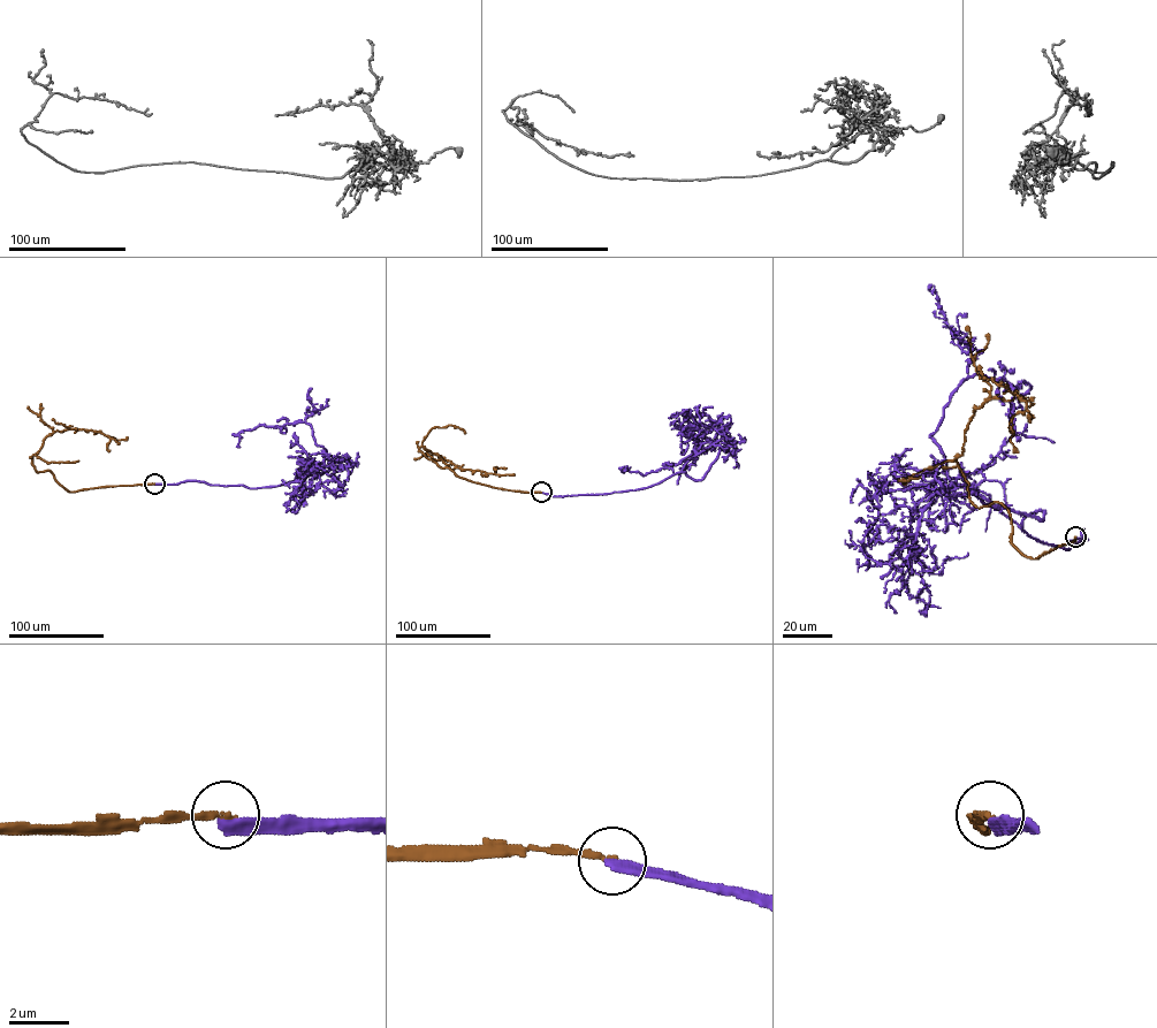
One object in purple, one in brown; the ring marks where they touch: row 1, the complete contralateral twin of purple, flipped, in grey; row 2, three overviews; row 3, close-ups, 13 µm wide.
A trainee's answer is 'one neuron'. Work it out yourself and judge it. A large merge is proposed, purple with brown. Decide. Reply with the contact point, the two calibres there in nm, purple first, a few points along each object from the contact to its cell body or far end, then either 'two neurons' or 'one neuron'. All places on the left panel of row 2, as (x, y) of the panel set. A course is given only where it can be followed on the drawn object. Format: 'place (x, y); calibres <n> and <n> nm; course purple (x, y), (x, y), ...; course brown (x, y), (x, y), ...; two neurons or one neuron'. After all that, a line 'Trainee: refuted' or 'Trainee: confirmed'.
place (154, 484); calibres 300 and 200 nm; course purple (154, 484), (280, 486), (322, 464), (326, 452), (304, 421), (243, 431), (234, 434), (240, 438), (236, 447); course brown (154, 484), (69, 492), (32, 463), (55, 431), (127, 436); two neurons
Trainee: refuted

